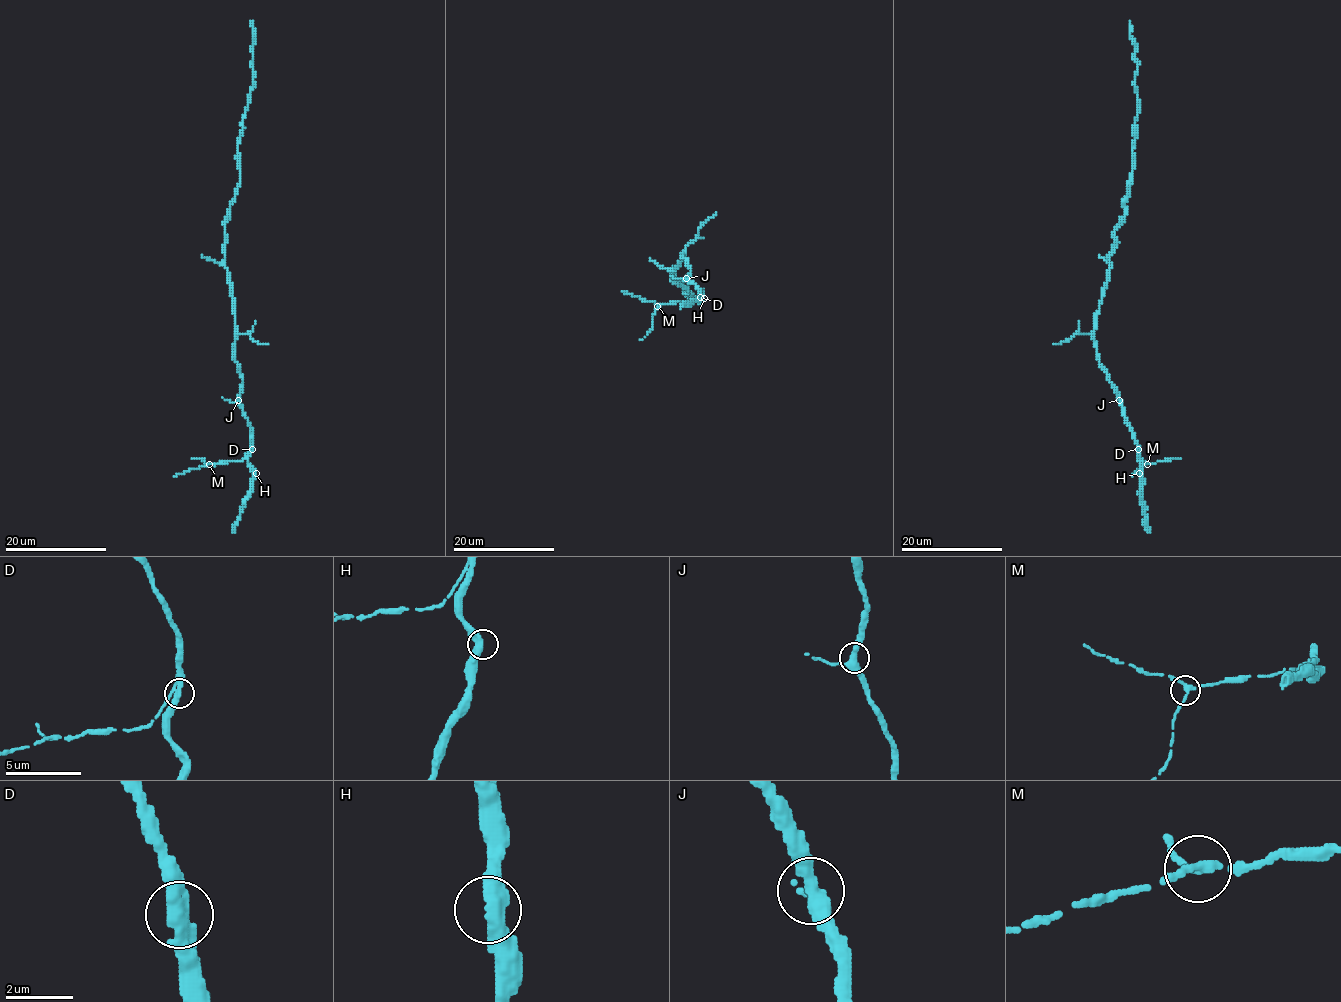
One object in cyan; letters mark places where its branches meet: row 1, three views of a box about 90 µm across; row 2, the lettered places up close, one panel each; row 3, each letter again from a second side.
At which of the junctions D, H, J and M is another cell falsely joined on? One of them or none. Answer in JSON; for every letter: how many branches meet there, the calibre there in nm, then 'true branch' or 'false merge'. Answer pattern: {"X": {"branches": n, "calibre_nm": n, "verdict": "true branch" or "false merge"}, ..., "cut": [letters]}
{"D": {"branches": 3, "calibre_nm": 320, "verdict": "true branch"}, "H": {"branches": 2, "calibre_nm": 440, "verdict": "true branch"}, "J": {"branches": 3, "calibre_nm": 360, "verdict": "true branch"}, "M": {"branches": 3, "calibre_nm": 240, "verdict": "true branch"}, "cut": []}

